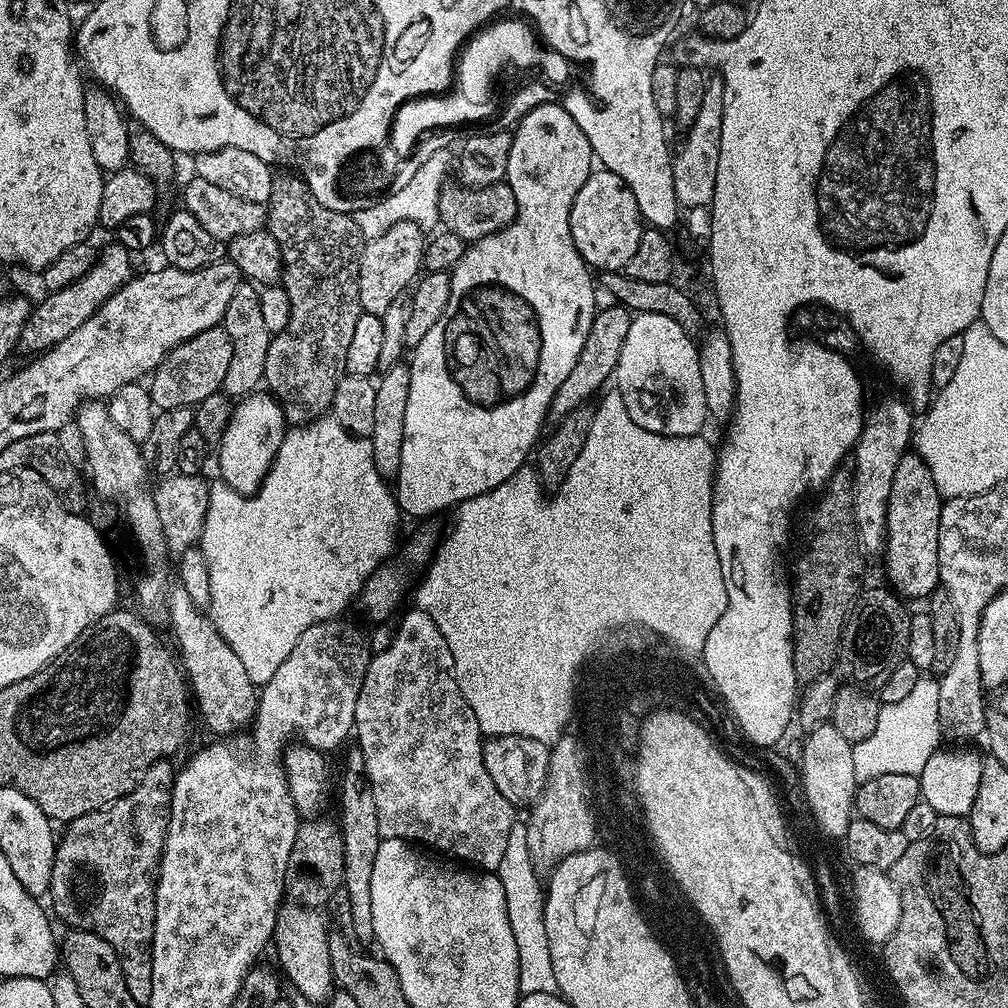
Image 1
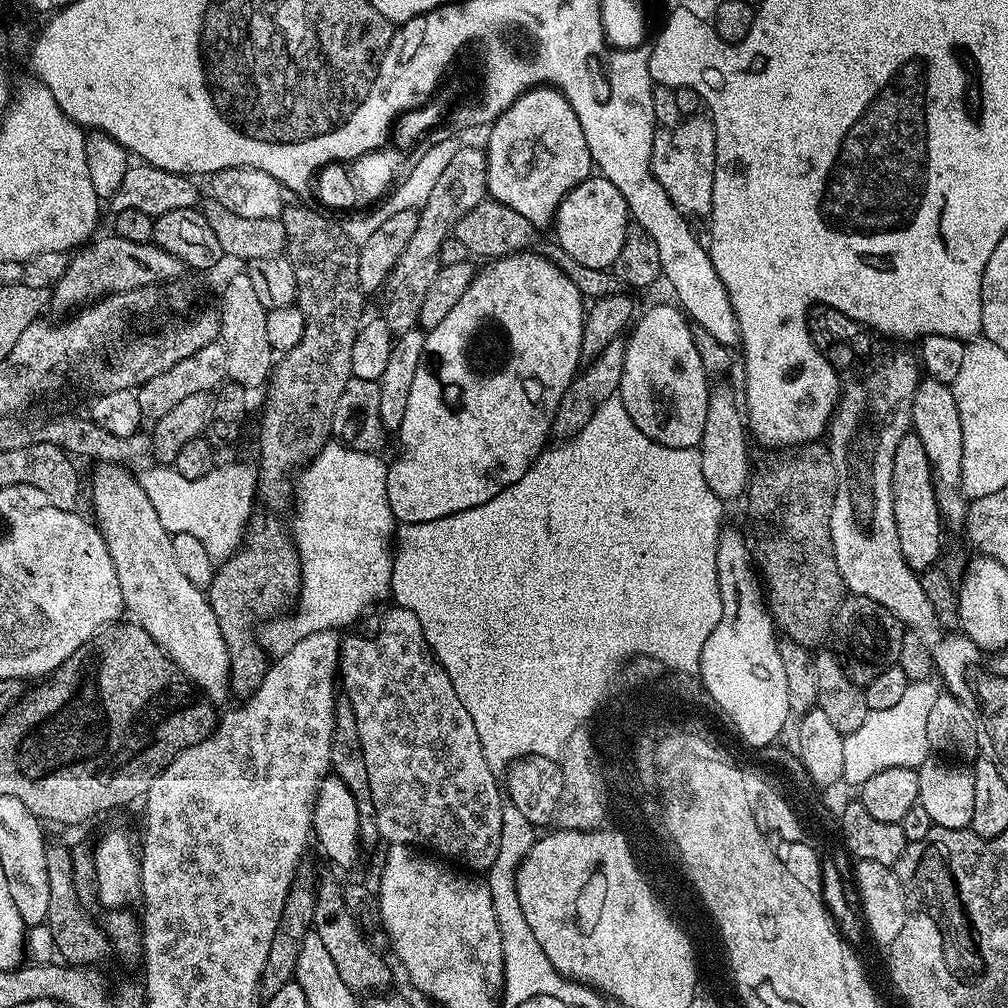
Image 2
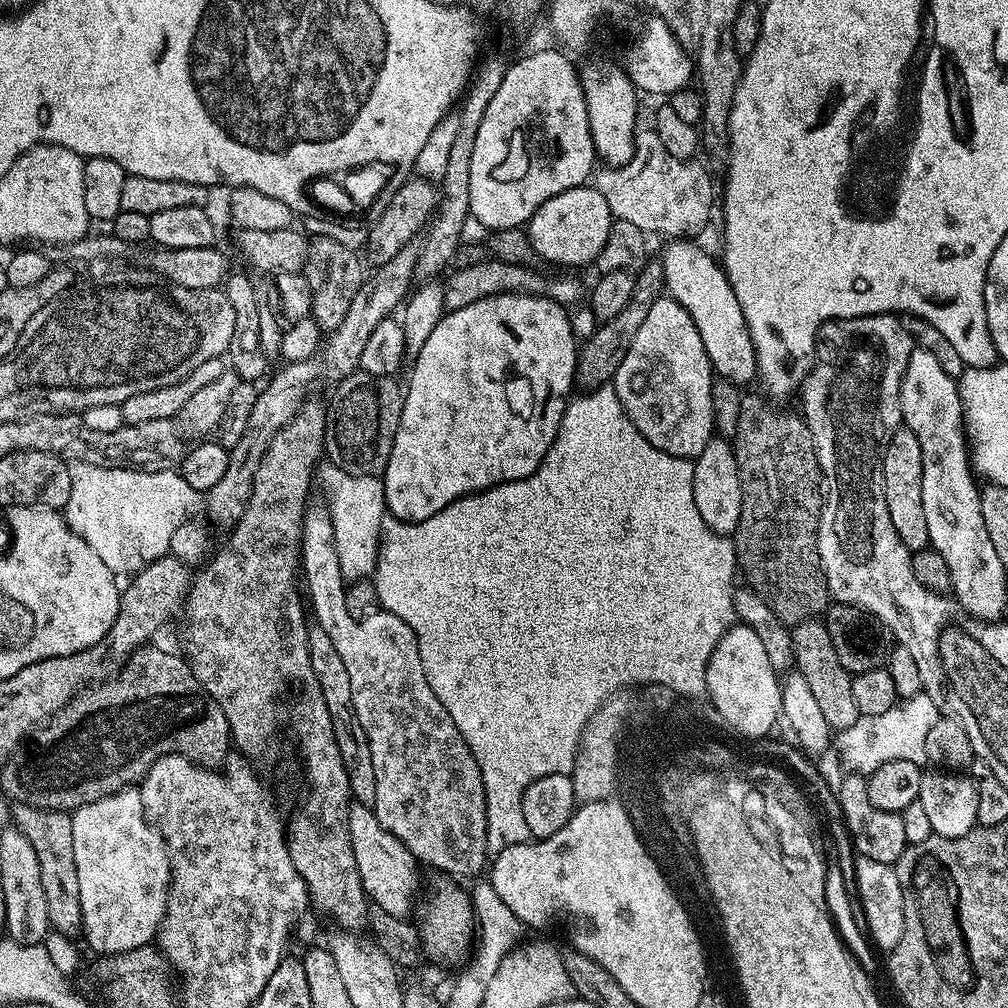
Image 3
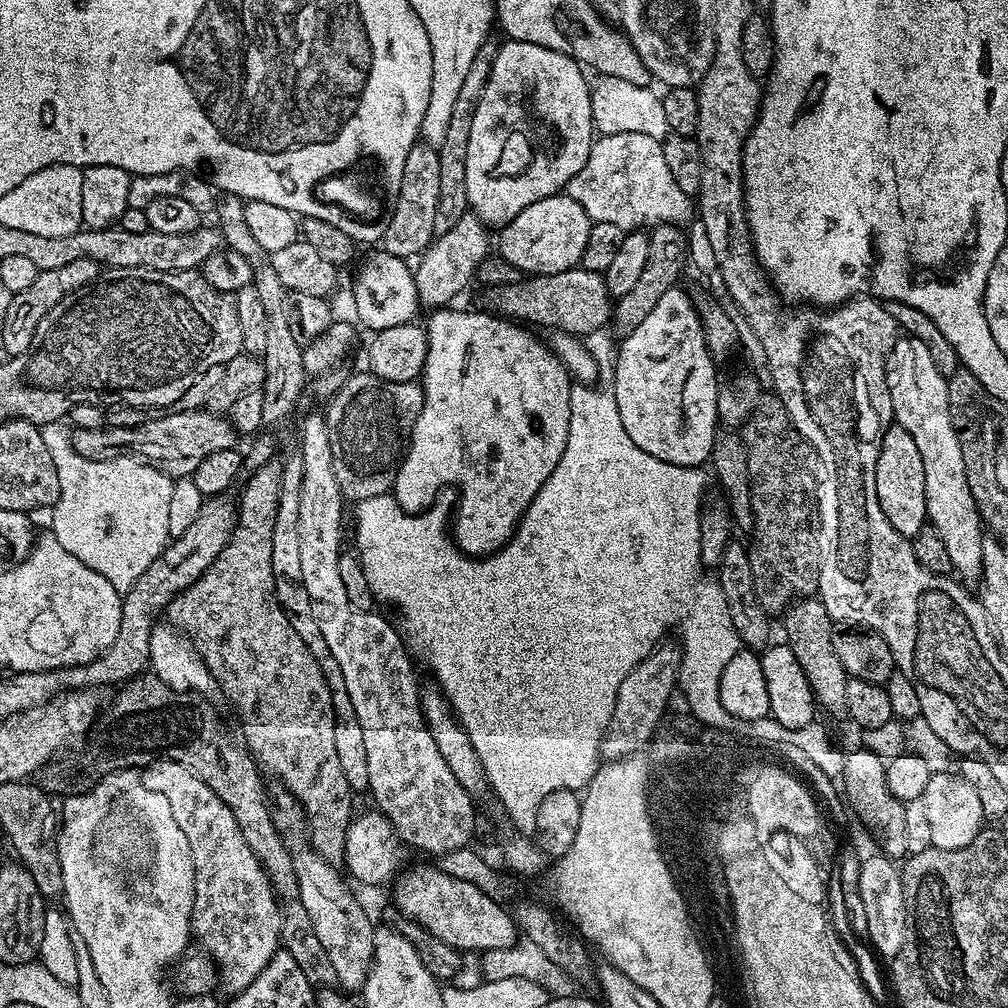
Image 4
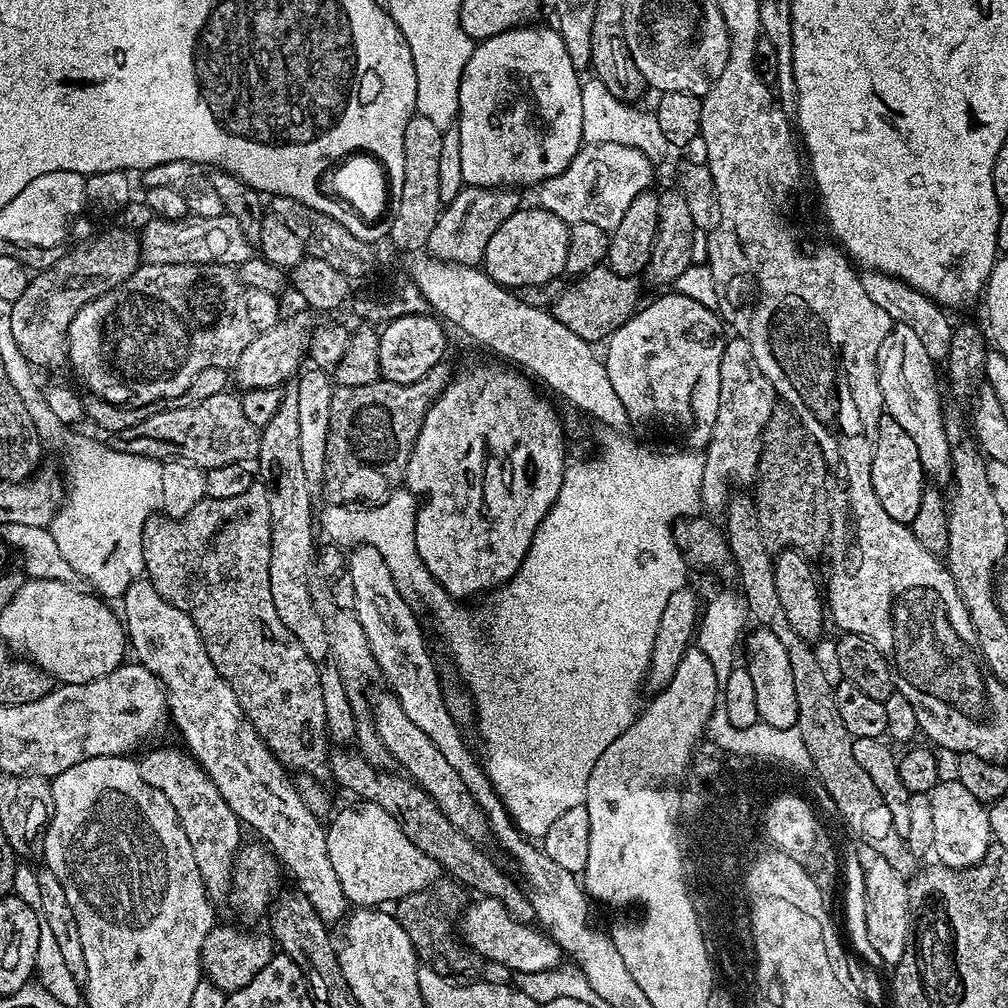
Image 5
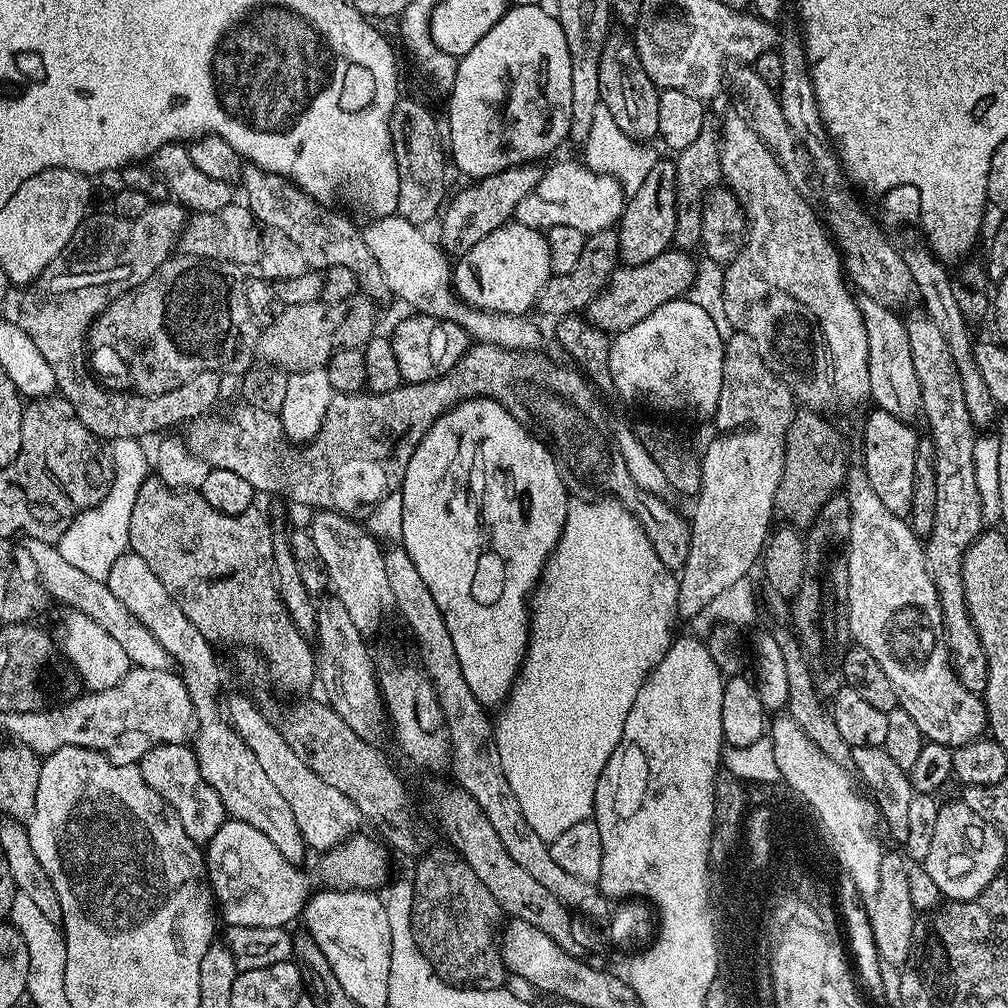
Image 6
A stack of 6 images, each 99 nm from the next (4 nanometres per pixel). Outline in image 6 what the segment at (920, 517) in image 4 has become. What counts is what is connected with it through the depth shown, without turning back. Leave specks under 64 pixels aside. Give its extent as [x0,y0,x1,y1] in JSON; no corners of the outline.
[864,410,918,518]

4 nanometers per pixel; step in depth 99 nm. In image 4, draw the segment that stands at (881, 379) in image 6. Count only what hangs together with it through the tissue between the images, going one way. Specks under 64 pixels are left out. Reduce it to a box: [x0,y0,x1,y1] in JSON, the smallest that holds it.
[886,335,986,582]

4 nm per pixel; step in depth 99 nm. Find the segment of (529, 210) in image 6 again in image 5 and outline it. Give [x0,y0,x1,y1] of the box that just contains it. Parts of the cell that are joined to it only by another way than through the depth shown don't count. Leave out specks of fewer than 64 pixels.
[539,142,654,230]

